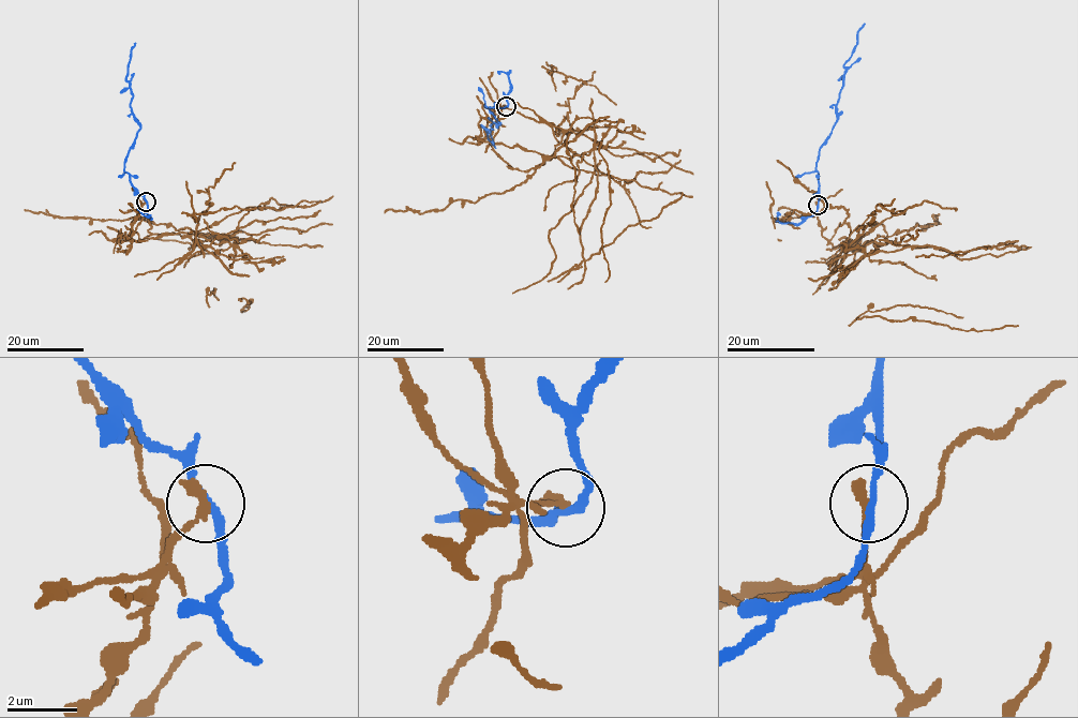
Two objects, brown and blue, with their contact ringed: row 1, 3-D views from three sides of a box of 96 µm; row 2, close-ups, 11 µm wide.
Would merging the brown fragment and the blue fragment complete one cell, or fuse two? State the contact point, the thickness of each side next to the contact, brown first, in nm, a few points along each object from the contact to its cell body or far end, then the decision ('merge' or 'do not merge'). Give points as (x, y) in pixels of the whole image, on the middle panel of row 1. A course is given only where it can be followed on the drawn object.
place (506, 106); calibres 300 and 200 nm; course brown (506, 106), (492, 110), (479, 139), (571, 159), (593, 150), (586, 260), (682, 192); course blue (506, 106), (484, 105), (500, 122), (490, 125), (492, 129), (490, 131), (487, 130), (488, 138), (495, 148); do not merge

